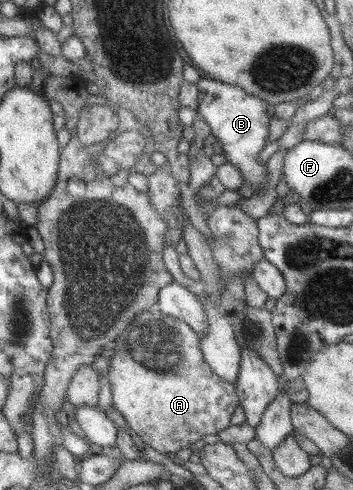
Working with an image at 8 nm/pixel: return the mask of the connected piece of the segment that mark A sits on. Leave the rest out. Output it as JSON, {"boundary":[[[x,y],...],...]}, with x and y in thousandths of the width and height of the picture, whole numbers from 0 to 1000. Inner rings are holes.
{"boundary":[[[439,627],[391,639],[374,651],[368,663],[329,688],[323,722],[306,733],[309,749],[303,773],[309,776],[309,792],[314,796],[314,820],[331,833],[331,839],[351,851],[363,873],[368,873],[380,886],[388,886],[408,906],[419,906],[419,910],[442,918],[442,922],[493,927],[513,914],[538,914],[555,898],[581,886],[612,886],[618,878],[629,878],[652,865],[652,845],[657,845],[657,839],[671,829],[671,812],[660,784],[618,771],[618,767],[595,755],[595,749],[572,731],[561,700],[561,682],[547,678],[533,661],[524,661],[516,653],[501,653],[501,649],[476,645],[473,641],[459,641]]]}

